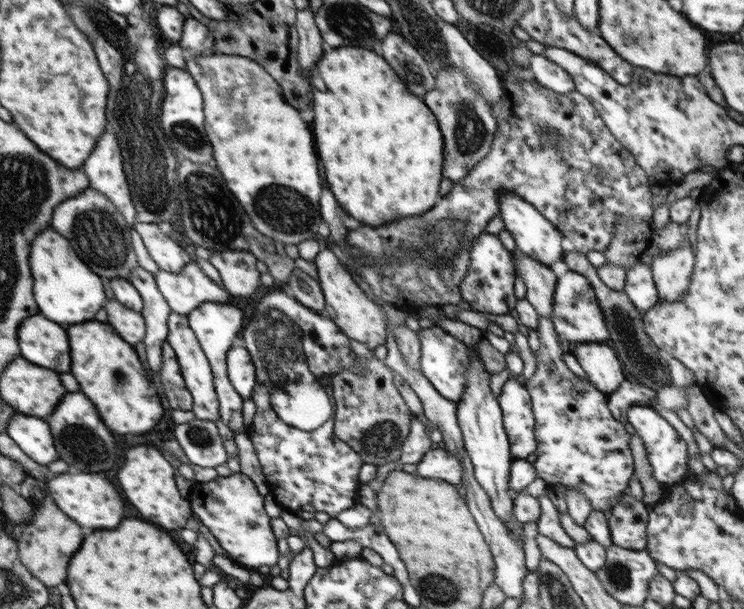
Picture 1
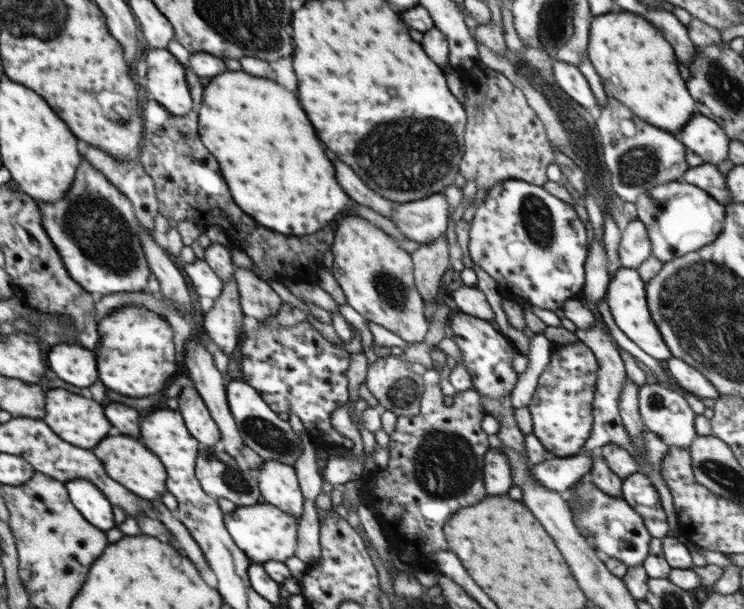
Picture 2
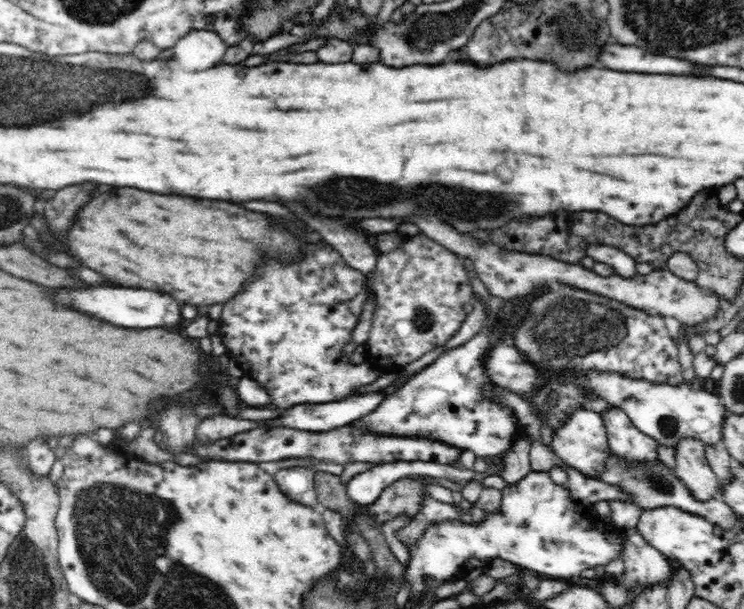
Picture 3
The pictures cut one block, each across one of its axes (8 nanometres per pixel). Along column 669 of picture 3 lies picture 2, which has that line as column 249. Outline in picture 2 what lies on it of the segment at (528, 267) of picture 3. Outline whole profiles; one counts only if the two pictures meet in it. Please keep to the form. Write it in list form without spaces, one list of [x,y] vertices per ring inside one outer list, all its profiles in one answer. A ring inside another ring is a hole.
[[[236,267],[236,272],[233,276],[236,284],[238,284],[240,306],[246,316],[253,316],[259,321],[278,314],[278,310],[280,310],[283,301],[272,287],[270,287],[270,284],[264,277],[252,273],[246,267]]]

